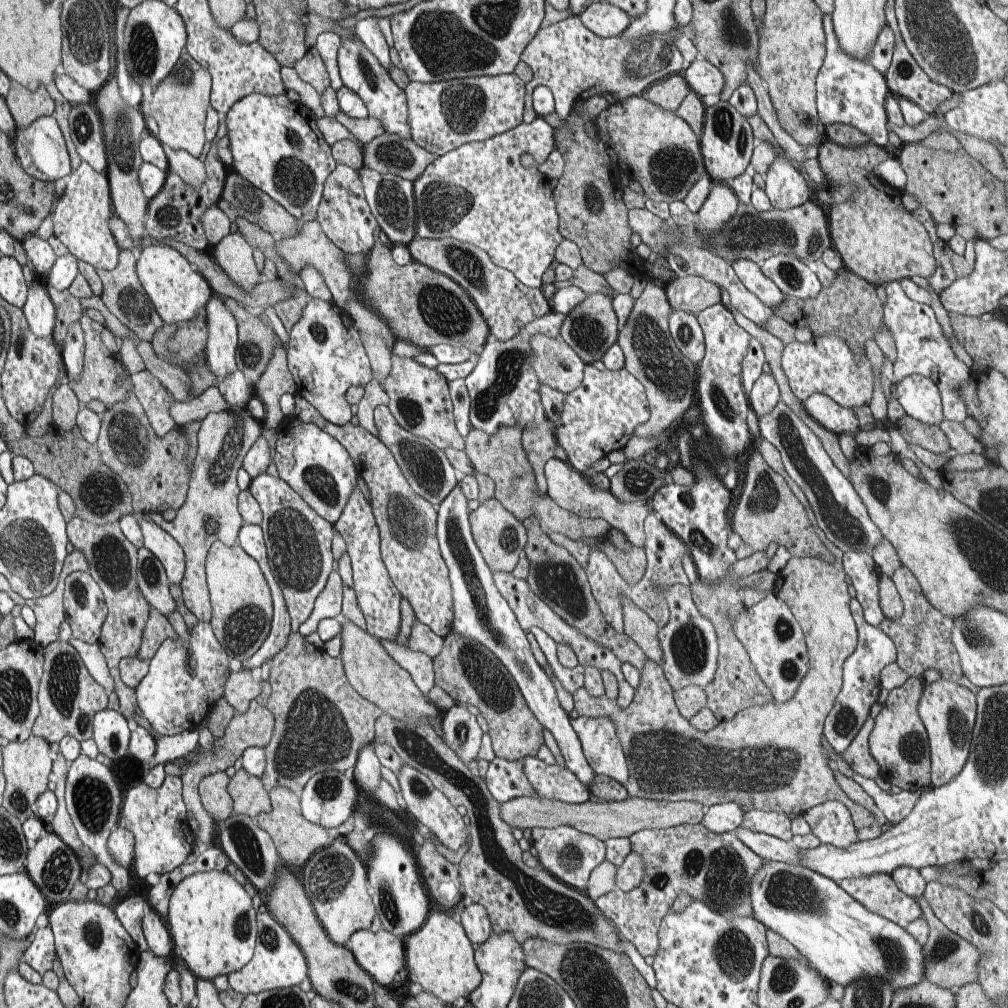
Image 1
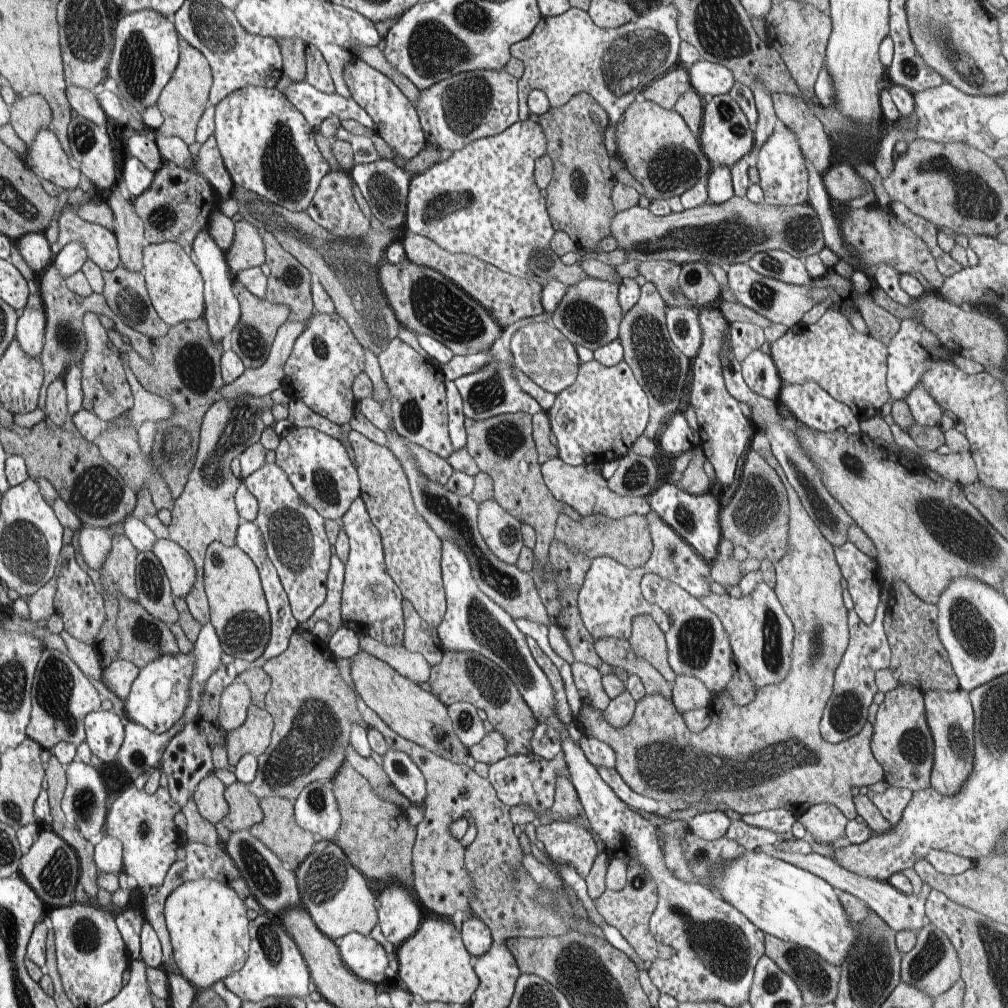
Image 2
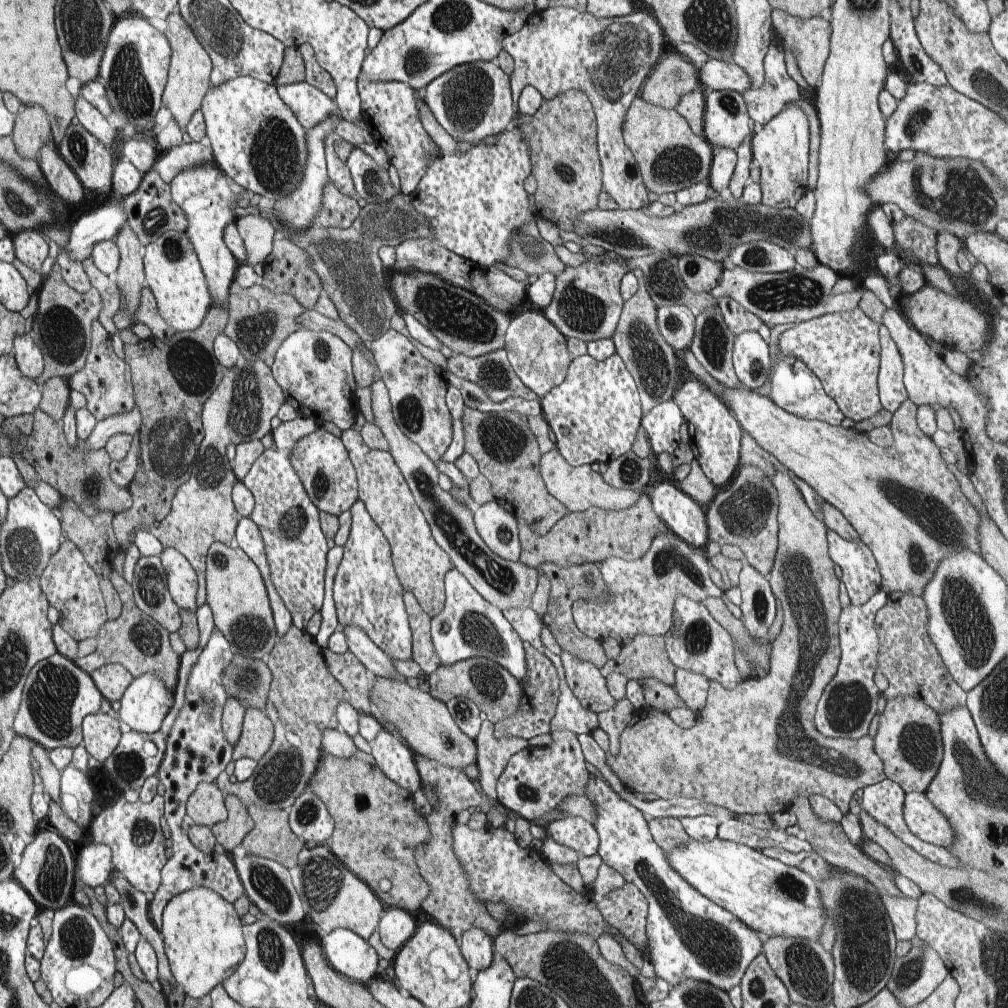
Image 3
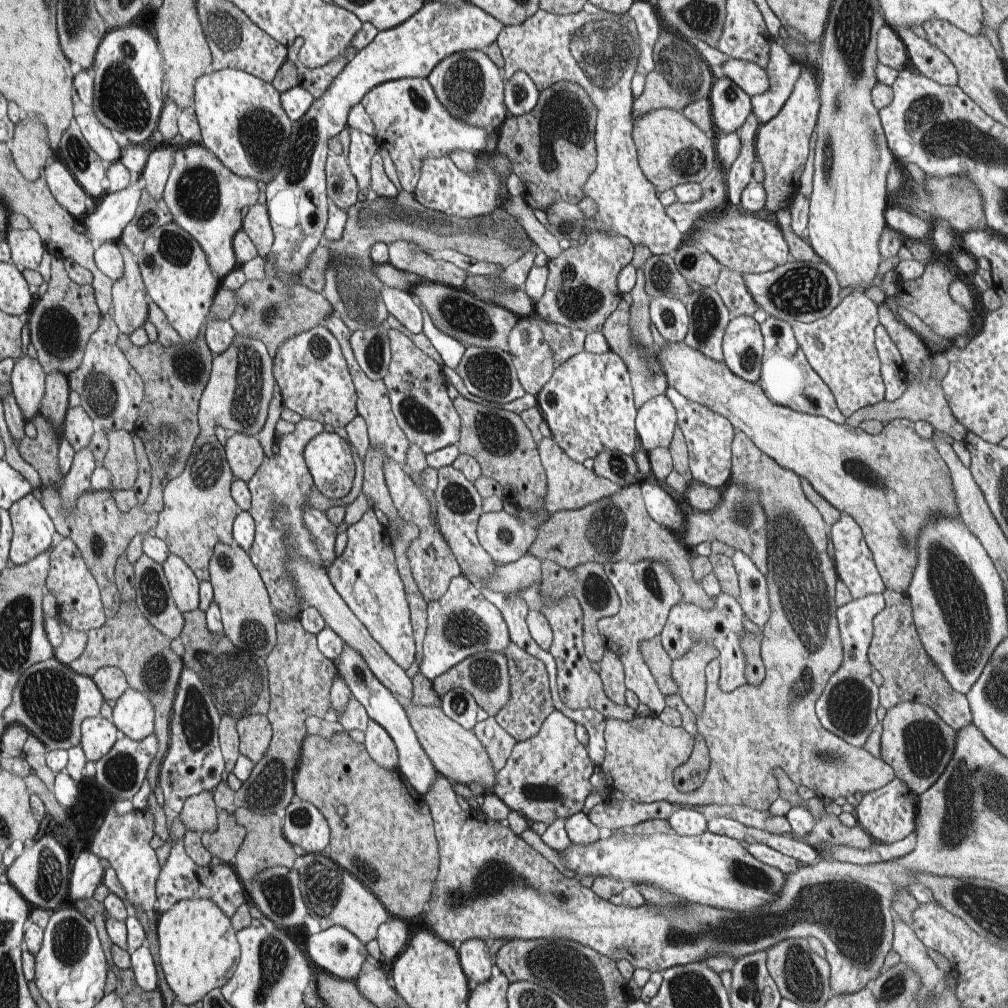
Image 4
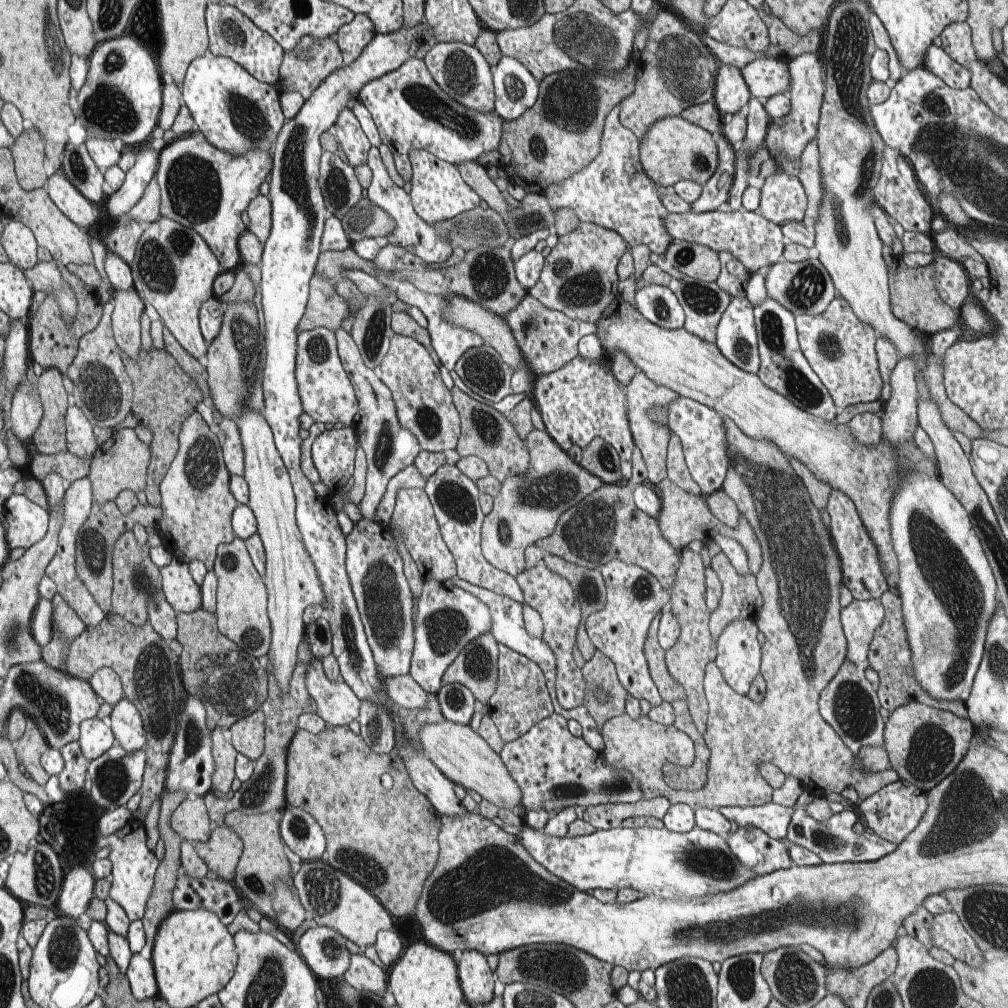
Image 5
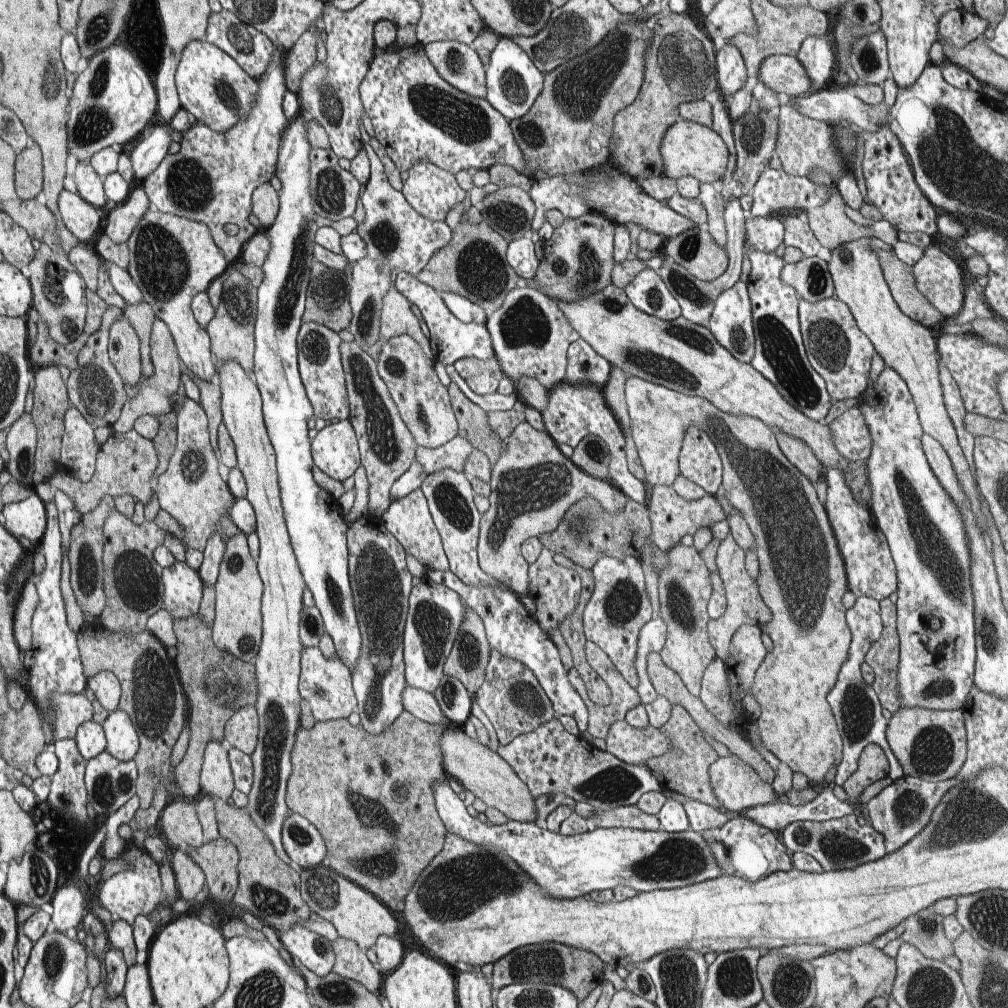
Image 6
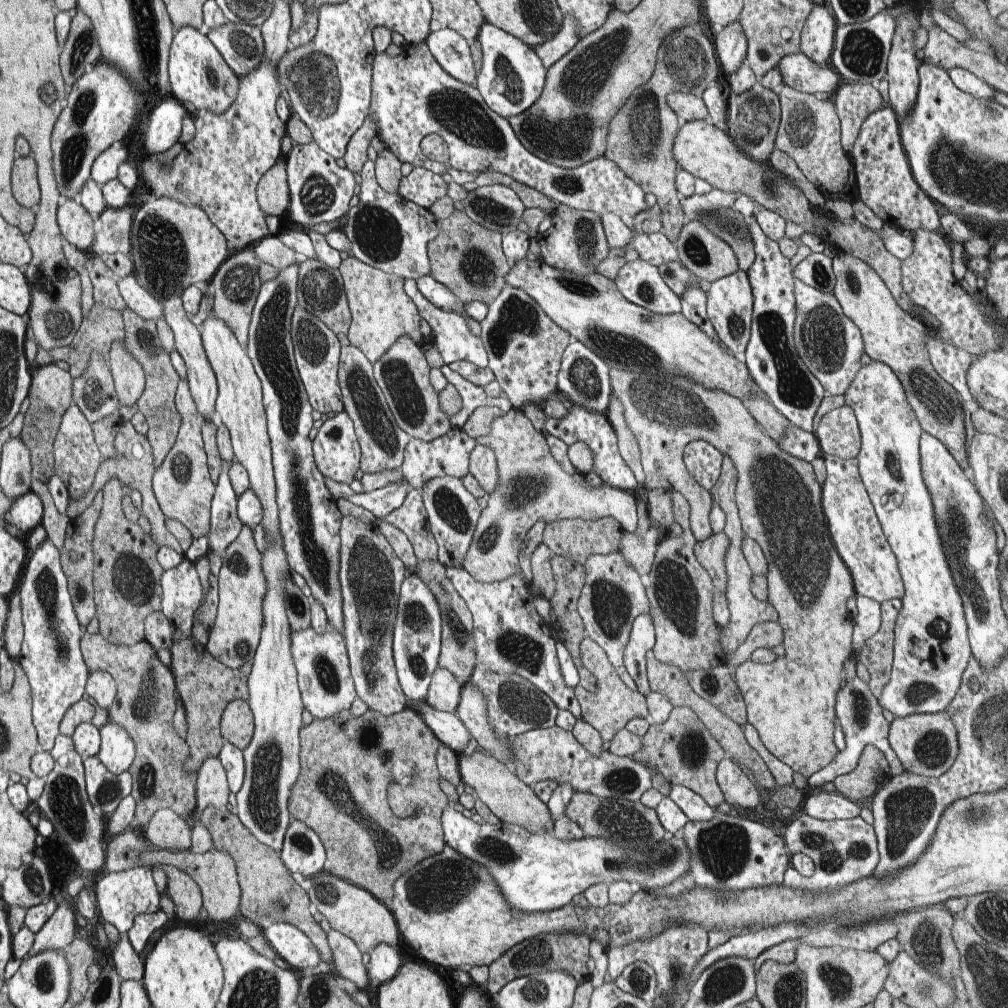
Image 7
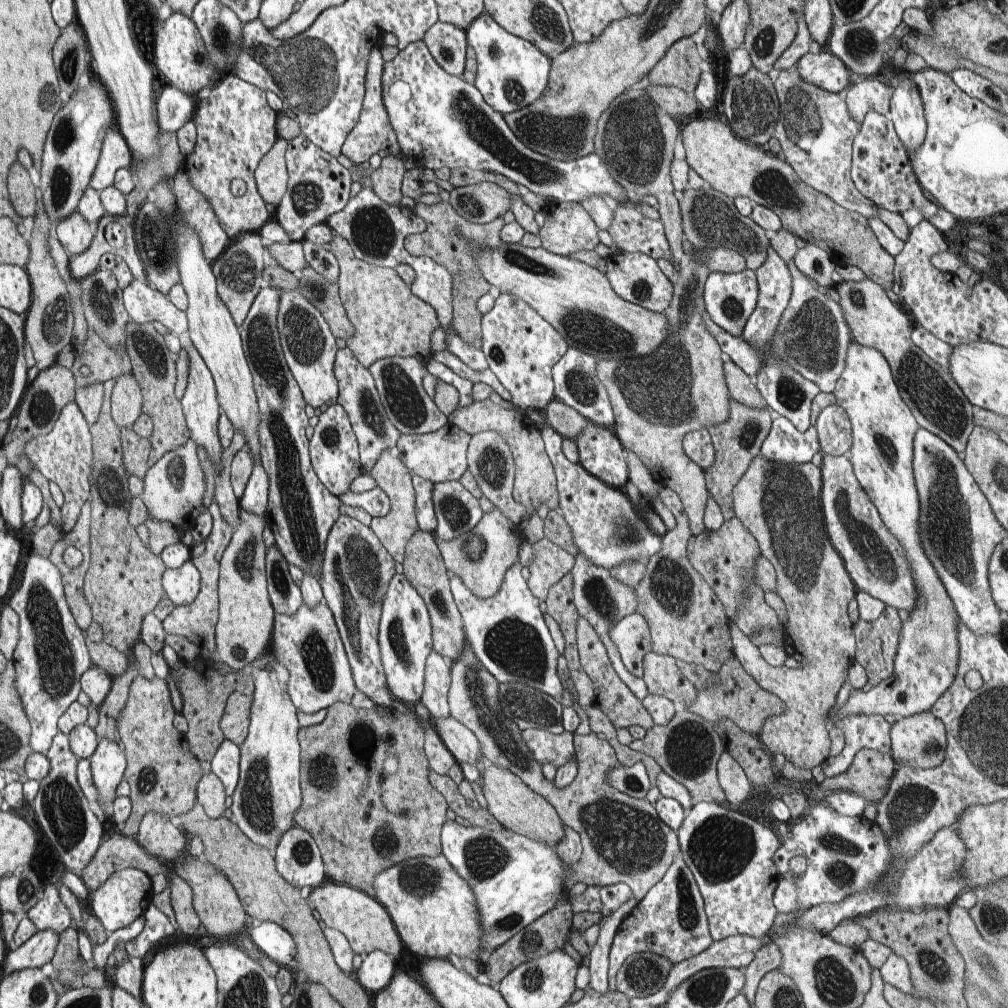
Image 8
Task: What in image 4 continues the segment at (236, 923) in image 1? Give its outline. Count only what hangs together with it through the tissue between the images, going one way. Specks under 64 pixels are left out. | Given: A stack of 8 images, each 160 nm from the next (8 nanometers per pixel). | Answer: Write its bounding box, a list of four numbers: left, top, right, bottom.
[157,898,241,1005]

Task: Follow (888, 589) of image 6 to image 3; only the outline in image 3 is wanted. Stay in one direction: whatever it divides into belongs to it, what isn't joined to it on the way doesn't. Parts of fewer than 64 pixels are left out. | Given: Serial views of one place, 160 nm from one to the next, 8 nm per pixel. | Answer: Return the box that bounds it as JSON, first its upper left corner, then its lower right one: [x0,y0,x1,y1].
[827,529,881,606]

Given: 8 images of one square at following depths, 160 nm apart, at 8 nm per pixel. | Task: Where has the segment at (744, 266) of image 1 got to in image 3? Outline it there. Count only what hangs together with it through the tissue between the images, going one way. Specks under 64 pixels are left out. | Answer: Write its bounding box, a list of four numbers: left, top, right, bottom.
[710,263,864,328]

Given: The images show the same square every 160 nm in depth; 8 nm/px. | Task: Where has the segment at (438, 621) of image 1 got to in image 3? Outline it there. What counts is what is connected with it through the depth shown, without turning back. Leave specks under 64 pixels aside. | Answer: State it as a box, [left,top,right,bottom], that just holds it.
[242,414,453,637]

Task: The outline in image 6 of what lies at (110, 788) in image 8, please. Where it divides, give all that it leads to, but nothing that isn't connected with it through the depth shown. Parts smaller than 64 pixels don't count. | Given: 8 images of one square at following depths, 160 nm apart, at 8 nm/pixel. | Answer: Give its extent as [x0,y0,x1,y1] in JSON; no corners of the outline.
[103,710,139,762]

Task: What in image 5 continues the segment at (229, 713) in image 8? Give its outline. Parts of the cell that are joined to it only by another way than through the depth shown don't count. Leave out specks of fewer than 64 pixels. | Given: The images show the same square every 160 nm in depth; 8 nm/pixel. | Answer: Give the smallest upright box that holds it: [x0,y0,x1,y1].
[229,708,265,761]

